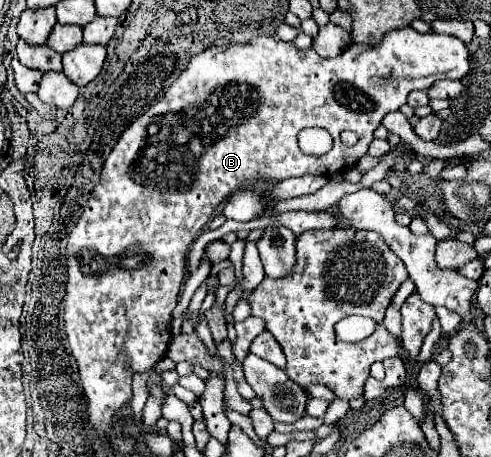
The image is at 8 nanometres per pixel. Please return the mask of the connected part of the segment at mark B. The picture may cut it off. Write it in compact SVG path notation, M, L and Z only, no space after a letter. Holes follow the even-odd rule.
M410 26L388 32L382 38L382 42L376 44L376 46L352 44L348 50L344 50L340 56L335 58L322 58L312 48L300 50L292 42L282 42L282 40L272 38L272 36L260 36L260 38L252 38L250 42L232 44L232 46L224 46L224 48L212 46L212 48L192 56L188 60L186 68L180 72L180 76L172 82L172 86L168 90L164 90L164 96L160 96L156 100L156 104L152 104L144 114L140 114L120 134L116 146L112 148L110 156L104 162L104 170L100 174L100 182L94 186L94 190L92 190L92 194L88 198L88 204L84 206L84 212L78 218L78 222L76 222L72 234L70 234L70 242L68 242L68 248L66 248L68 282L66 282L66 296L64 296L64 328L66 328L66 336L68 336L68 344L70 344L72 356L76 358L76 364L78 364L78 370L80 370L80 380L82 380L82 386L84 386L84 394L88 398L88 420L94 426L94 430L98 432L98 436L100 438L108 436L110 426L112 426L112 416L116 414L116 410L122 404L126 404L132 398L132 374L136 374L136 372L142 374L142 372L152 370L154 364L166 354L168 342L170 342L170 336L172 336L170 334L170 318L172 318L172 310L174 310L174 306L178 302L178 292L180 292L180 286L182 286L182 280L184 280L184 272L186 272L186 262L184 260L188 256L188 248L196 240L196 236L202 232L202 228L208 224L208 220L216 214L220 204L228 198L228 194L234 194L238 190L244 190L248 186L252 188L252 186L258 186L258 184L264 186L264 188L270 188L270 186L274 186L274 184L278 184L278 182L282 182L282 180L286 180L290 176L324 174L326 178L334 178L340 170L356 166L356 162L366 154L368 144L372 142L372 132L382 124L382 118L386 114L390 114L390 112L398 110L402 104L406 104L406 96L408 96L410 90L426 90L436 80L444 80L444 78L460 80L460 78L464 78L468 74L468 70L470 70L468 48L466 48L466 44L462 40L458 40L454 36L442 36L442 34L436 34L436 32L420 34L414 28L410 28ZM308 126L320 126L320 128L326 128L332 134L334 148L328 154L316 158L316 156L306 156L306 154L300 152L296 134L302 128L308 128ZM342 130L356 132L360 140L354 146L340 144L340 132Z

